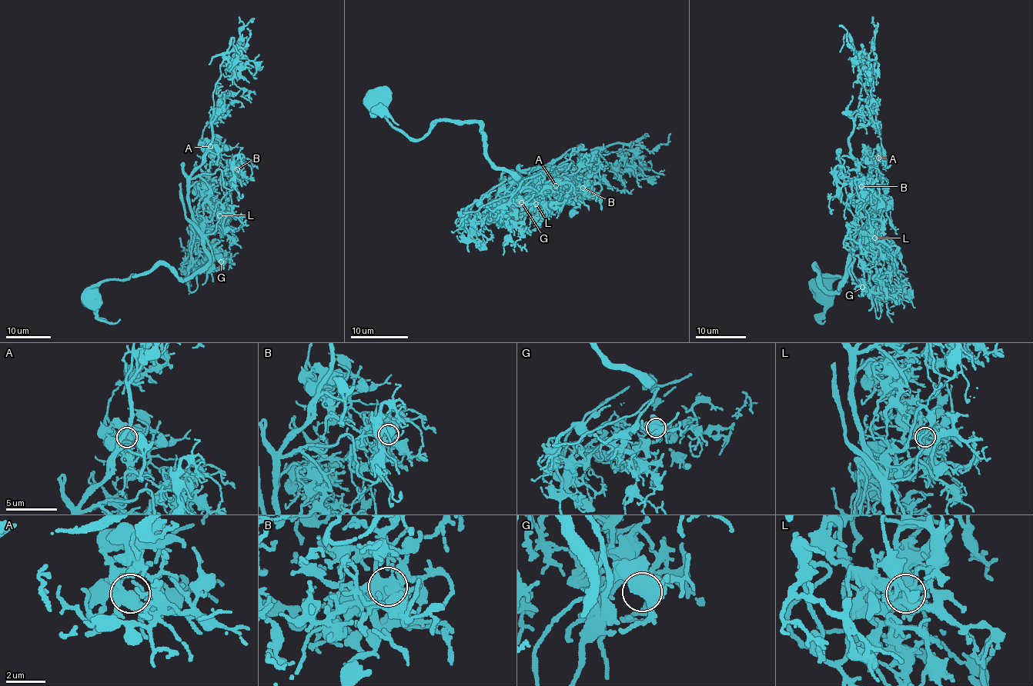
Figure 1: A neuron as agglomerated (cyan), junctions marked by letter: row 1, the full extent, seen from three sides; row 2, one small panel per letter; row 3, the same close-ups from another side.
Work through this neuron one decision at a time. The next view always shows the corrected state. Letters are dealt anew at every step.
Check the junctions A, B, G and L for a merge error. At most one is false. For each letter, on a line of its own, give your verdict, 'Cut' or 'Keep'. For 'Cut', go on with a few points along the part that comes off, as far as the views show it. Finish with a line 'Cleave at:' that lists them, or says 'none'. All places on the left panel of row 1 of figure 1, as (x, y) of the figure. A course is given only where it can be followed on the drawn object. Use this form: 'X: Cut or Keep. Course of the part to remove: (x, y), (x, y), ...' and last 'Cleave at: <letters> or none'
A: Keep
B: Keep
G: Keep
L: Cut. Course of the part to remove: (220, 216), (215, 214), (212, 218), (215, 228), (208, 233), (197, 234), (188, 255), (180, 263), (183, 267)
Cleave at: L

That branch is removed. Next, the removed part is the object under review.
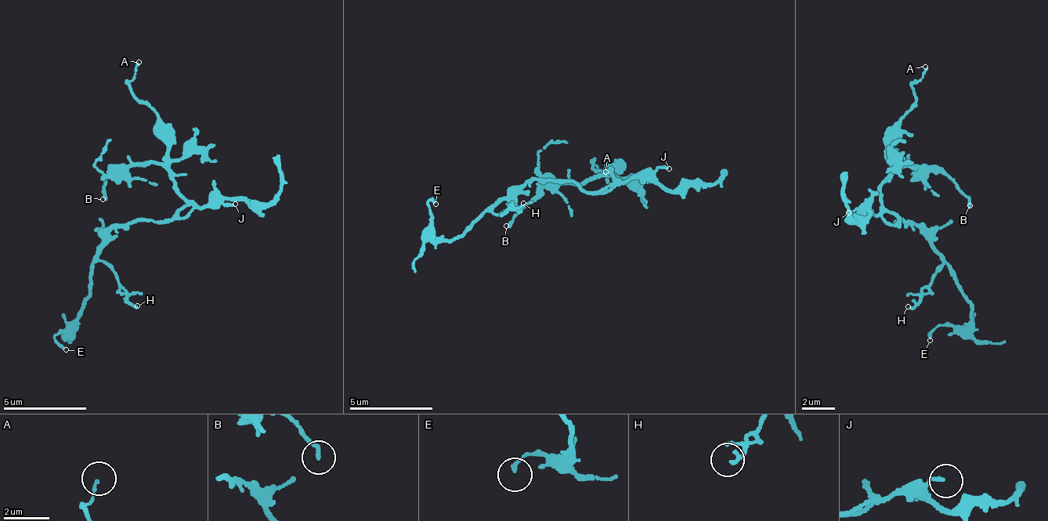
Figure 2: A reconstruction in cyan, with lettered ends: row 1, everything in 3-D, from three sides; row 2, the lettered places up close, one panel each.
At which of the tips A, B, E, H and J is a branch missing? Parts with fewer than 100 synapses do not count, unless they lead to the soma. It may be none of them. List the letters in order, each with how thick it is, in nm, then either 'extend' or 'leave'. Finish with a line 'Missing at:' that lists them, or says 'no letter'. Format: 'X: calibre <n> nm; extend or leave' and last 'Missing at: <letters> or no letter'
A: calibre 100 nm; leave
B: calibre 110 nm; leave
E: calibre 140 nm; leave
H: calibre 140 nm; leave
J: calibre 140 nm; leave
Missing at: no letter

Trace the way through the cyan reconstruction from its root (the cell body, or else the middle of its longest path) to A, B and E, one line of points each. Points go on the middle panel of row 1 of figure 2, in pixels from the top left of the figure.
A: (565, 183), (590, 192), (606, 190), (613, 181), (610, 167), (619, 162), (602, 172), (590, 163), (605, 171)
B: (565, 183), (581, 184), (590, 192), (606, 190), (613, 181), (611, 169), (576, 184), (553, 182), (506, 226)
E: (565, 183), (546, 182), (536, 178), (451, 242), (433, 232), (432, 212), (428, 204), (431, 201), (435, 204)

